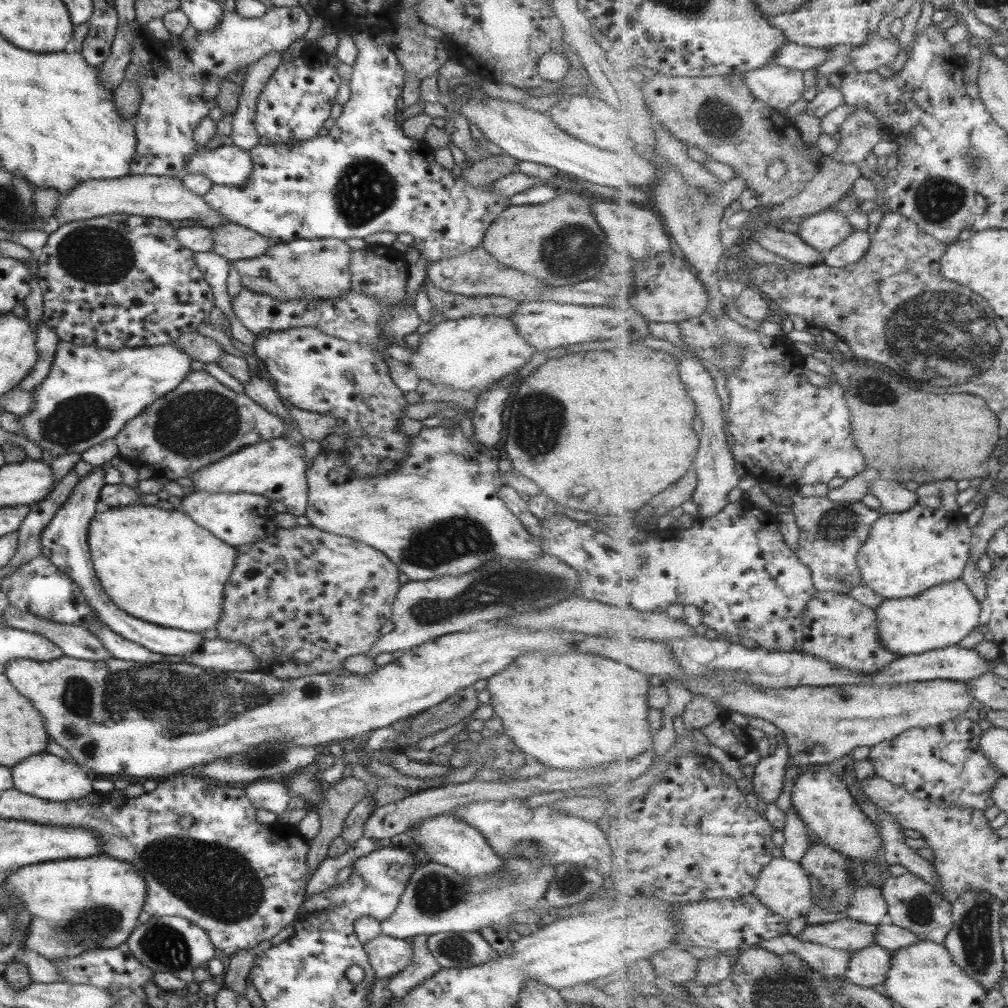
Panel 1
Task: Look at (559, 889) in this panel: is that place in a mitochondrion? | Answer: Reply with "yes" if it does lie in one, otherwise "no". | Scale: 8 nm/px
yes

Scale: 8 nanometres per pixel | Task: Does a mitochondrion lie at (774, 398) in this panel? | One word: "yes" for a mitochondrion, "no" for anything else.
yes

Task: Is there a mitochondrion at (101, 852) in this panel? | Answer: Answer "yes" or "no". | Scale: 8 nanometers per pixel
no

